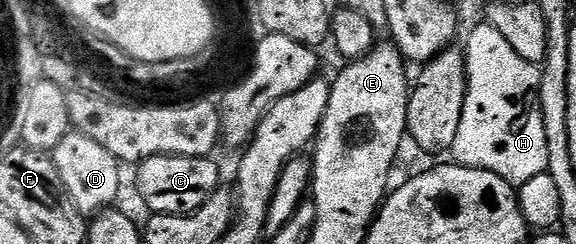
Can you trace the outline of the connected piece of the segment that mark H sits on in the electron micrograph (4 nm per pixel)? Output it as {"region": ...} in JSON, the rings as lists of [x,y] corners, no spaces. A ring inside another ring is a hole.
{"region":[[[481,21],[468,35],[468,44],[462,47],[467,60],[468,89],[462,109],[461,124],[450,155],[463,167],[486,169],[498,173],[507,183],[519,185],[530,181],[530,177],[545,174],[548,169],[546,153],[546,125],[542,125],[542,105],[540,104],[540,67],[526,61],[514,53],[514,48],[506,42],[506,37],[498,33],[491,23]]]}

